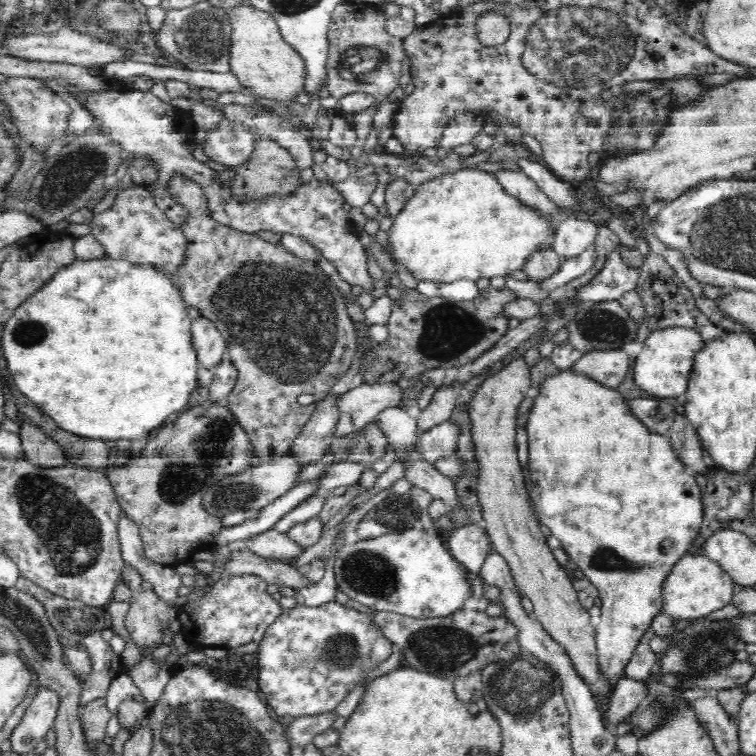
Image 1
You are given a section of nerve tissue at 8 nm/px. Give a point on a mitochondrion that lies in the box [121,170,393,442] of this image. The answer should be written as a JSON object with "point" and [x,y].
{"point":[286,318]}

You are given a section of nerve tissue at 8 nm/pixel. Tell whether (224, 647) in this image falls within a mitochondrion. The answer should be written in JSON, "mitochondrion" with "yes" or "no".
{"mitochondrion":"no"}

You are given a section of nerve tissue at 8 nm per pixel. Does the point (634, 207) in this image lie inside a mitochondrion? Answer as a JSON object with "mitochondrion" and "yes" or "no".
{"mitochondrion":"no"}

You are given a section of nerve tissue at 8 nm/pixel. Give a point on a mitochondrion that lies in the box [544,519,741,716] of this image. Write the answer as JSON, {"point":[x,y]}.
{"point":[708,645]}

